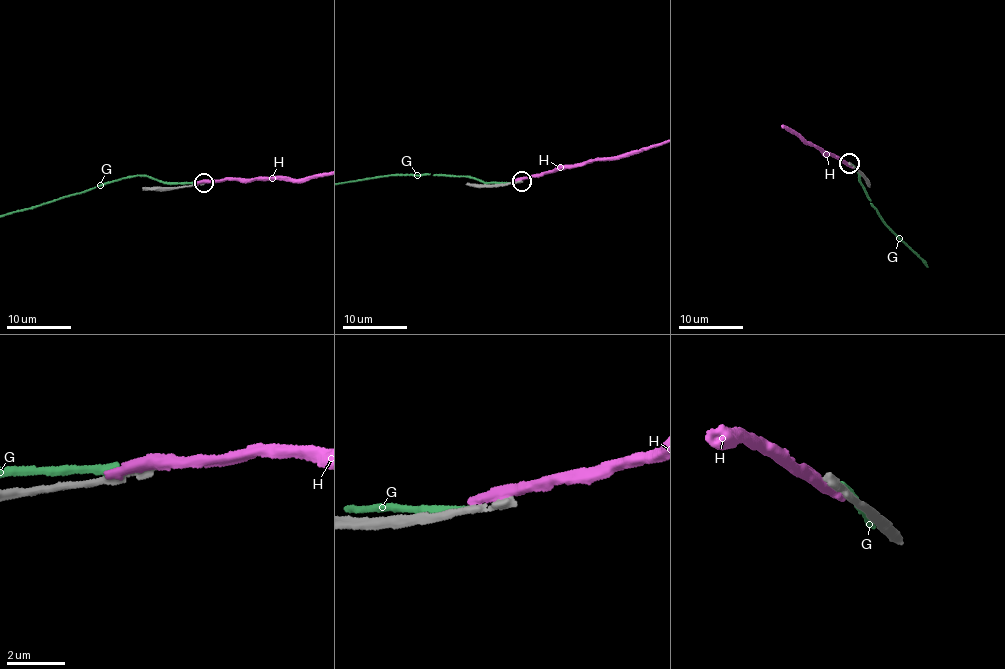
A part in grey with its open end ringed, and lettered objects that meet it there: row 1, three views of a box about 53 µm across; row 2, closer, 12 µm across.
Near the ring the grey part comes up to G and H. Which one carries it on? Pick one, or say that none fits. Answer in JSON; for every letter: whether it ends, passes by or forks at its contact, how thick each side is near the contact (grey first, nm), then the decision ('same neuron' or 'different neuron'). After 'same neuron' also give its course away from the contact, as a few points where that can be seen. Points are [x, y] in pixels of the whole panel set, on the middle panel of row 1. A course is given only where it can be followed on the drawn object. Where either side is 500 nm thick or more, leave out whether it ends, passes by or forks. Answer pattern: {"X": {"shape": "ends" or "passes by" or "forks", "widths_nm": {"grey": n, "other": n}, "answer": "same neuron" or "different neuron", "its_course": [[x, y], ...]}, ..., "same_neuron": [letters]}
{"G": {"shape": "ends", "widths_nm": {"grey": 220, "other": 280}, "answer": "different neuron"}, "H": {"shape": "ends", "widths_nm": {"grey": 320, "other": 480}, "answer": "different neuron"}, "same_neuron": []}

